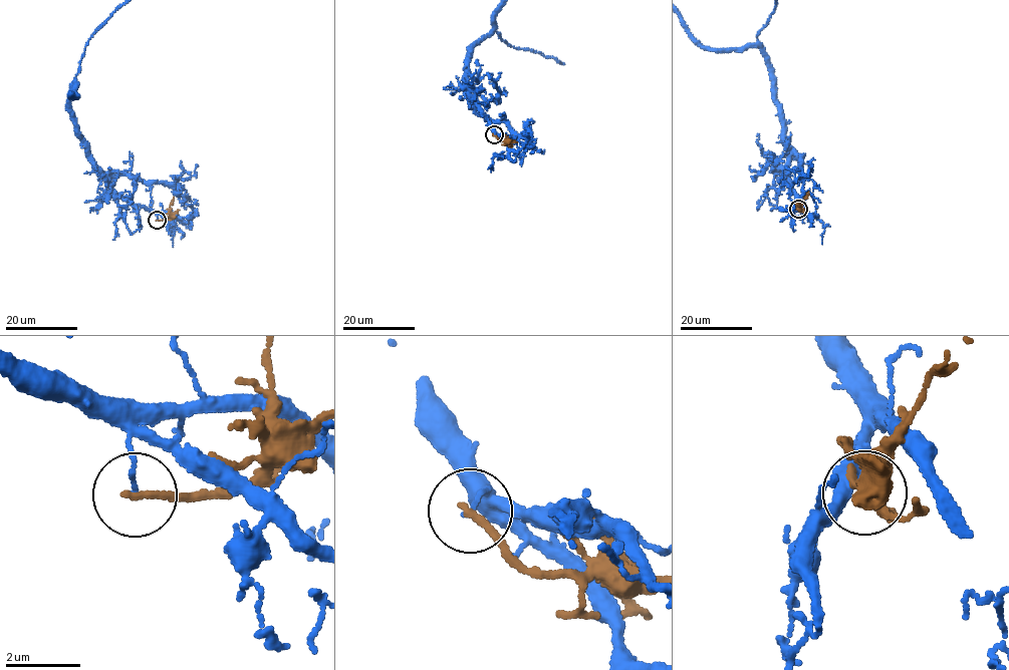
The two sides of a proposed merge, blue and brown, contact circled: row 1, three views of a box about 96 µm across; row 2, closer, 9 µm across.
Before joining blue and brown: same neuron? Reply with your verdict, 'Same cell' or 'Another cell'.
Another cell

